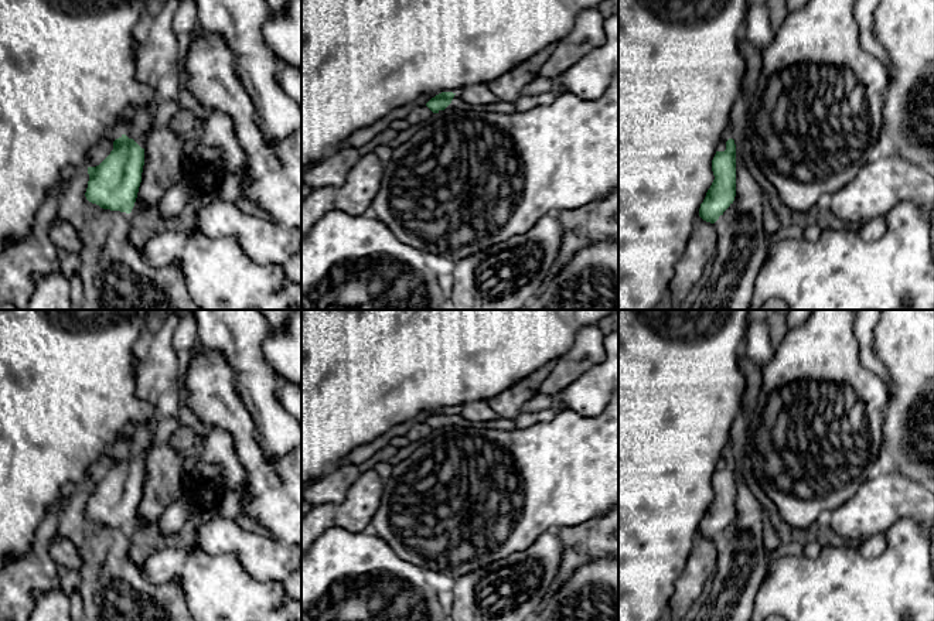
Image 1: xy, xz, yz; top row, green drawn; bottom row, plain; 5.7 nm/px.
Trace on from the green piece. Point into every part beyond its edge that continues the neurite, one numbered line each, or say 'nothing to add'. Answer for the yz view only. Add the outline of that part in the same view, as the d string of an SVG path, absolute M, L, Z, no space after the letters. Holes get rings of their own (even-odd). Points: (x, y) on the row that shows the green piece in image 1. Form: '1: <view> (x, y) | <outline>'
nothing to add

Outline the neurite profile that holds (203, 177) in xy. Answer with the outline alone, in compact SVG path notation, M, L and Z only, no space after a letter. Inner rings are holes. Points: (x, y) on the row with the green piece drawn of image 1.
M194 164L183 177L174 182L158 201L158 212L164 219L171 219L190 209L190 202L201 191L217 191L224 178L212 164Z

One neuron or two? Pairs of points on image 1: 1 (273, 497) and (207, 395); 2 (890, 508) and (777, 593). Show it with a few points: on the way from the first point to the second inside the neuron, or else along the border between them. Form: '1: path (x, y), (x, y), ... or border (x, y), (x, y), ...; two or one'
1: path (262, 471), (252, 459), (241, 429), (232, 420); one
2: border (848, 542), (855, 545); two

